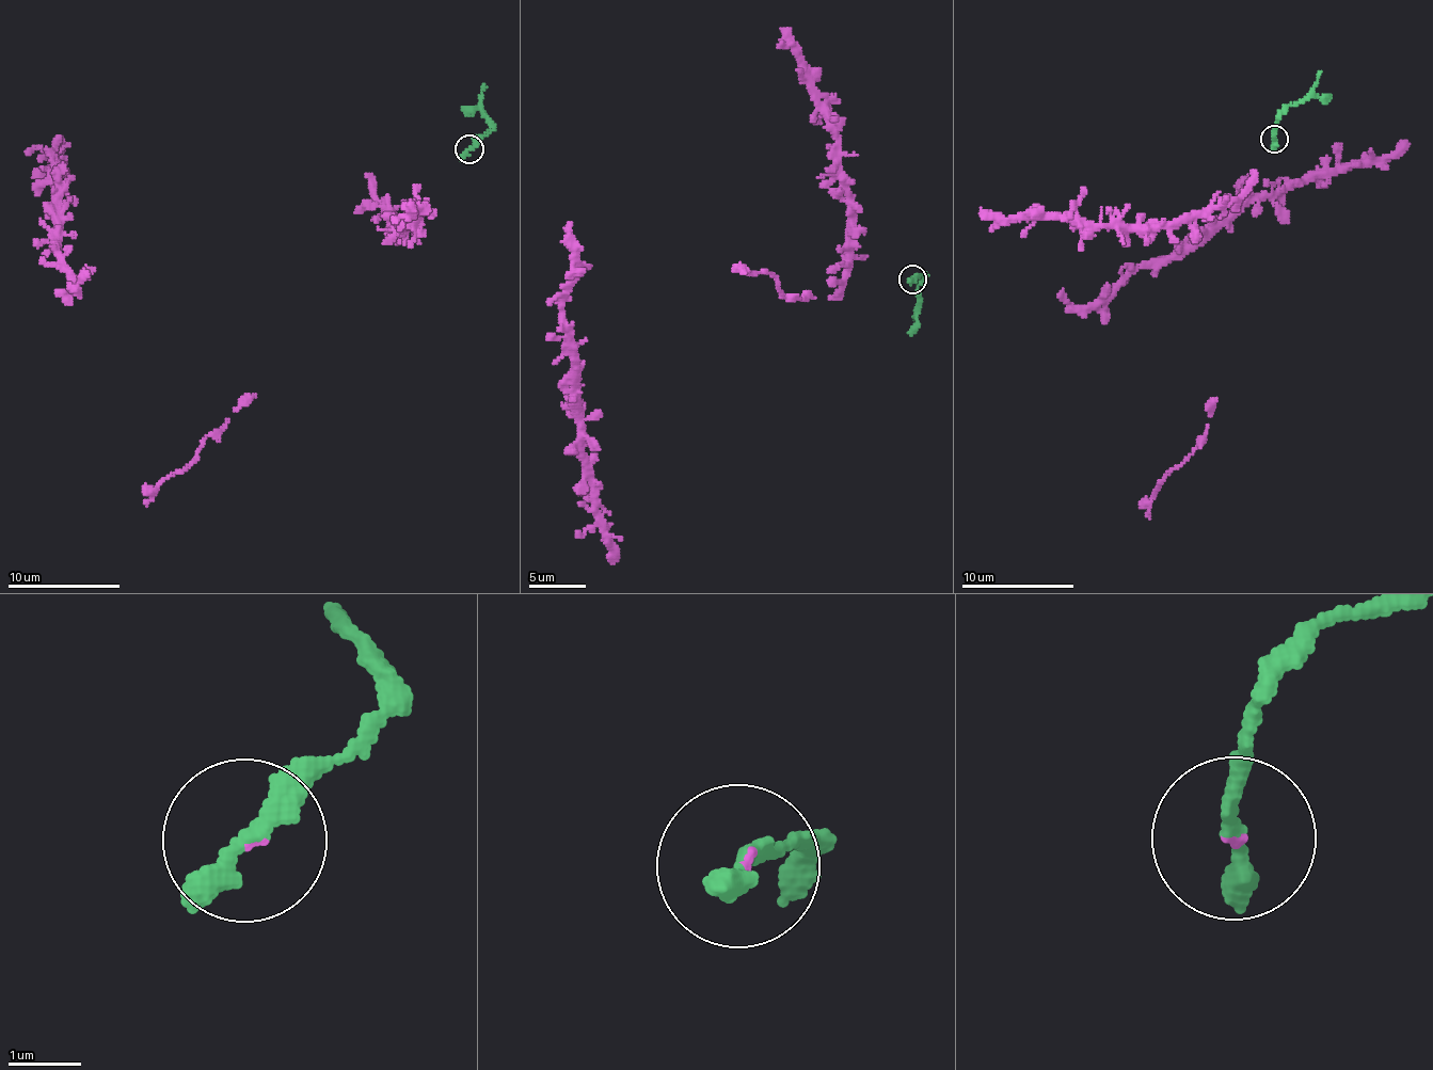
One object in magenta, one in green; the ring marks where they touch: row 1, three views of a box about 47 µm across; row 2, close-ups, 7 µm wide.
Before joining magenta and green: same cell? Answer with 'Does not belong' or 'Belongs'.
Belongs

